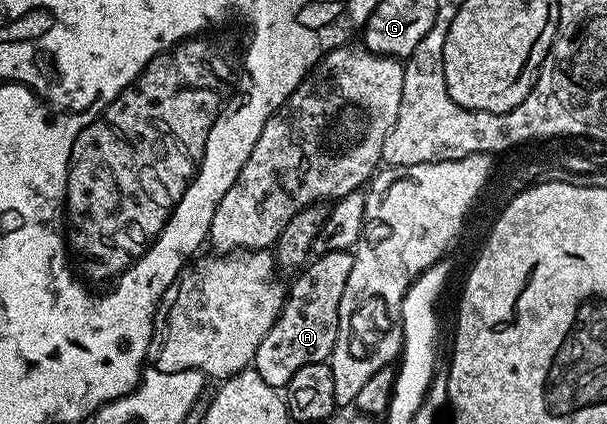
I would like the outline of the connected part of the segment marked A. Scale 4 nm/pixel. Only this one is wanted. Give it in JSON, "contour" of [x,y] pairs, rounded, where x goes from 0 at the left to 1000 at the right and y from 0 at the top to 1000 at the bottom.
{"contour":[[[580,592],[540,594],[504,620],[499,637],[488,644],[489,663],[474,672],[470,717],[463,726],[460,750],[450,762],[446,778],[440,778],[433,807],[427,807],[427,825],[420,825],[415,866],[427,882],[427,892],[440,901],[440,910],[468,917],[479,901],[486,873],[499,873],[499,863],[507,858],[534,858],[540,851],[558,778],[558,712],[565,703],[565,675],[572,675],[572,646],[578,646],[580,625]]]}

